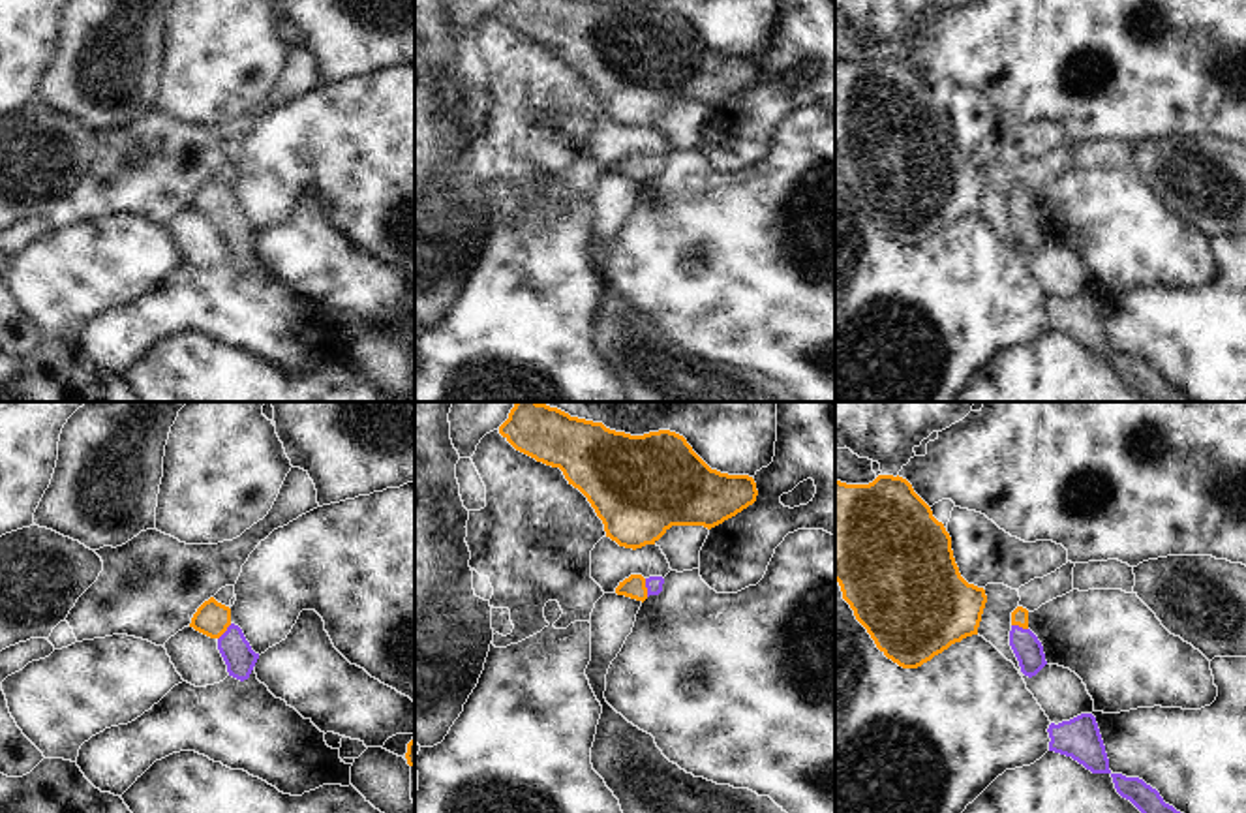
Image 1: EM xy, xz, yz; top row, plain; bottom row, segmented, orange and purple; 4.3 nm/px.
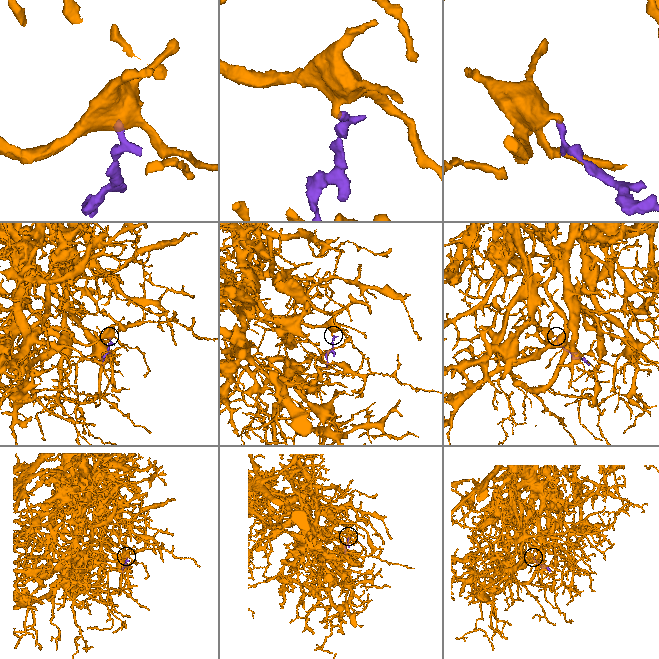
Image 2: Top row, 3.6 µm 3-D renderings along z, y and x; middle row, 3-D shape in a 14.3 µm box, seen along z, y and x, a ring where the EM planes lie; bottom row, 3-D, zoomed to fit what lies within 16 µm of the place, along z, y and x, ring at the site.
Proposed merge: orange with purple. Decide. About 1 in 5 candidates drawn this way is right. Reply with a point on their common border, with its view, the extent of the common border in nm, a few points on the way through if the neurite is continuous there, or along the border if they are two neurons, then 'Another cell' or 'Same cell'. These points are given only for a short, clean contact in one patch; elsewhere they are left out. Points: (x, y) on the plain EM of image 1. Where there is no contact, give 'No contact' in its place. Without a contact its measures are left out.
Touches orange at xz (646, 168). Shared border 80 nm. Path across: xz (635, 166), (646, 168), (653, 164). Same cell.

